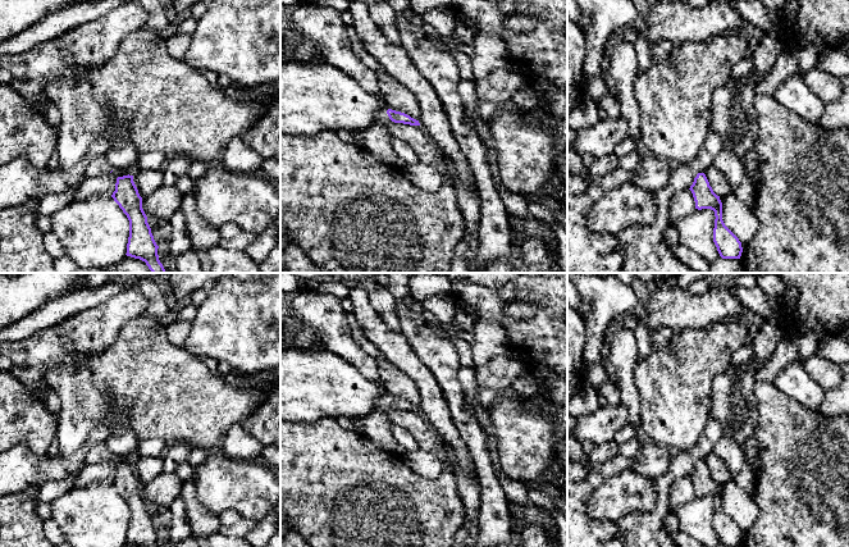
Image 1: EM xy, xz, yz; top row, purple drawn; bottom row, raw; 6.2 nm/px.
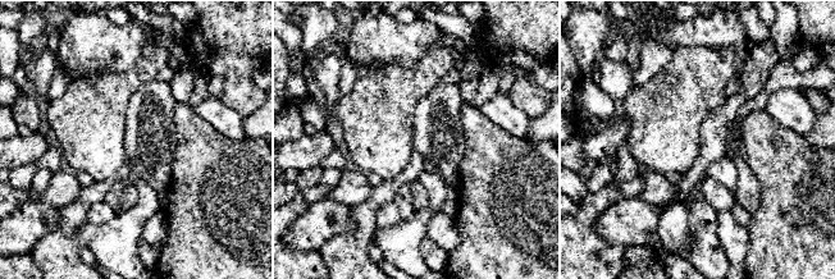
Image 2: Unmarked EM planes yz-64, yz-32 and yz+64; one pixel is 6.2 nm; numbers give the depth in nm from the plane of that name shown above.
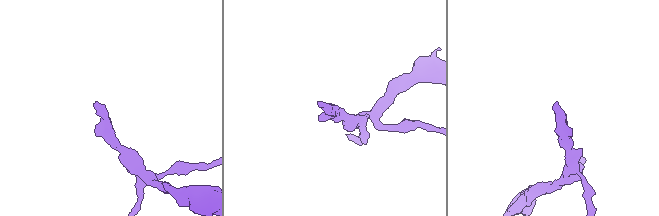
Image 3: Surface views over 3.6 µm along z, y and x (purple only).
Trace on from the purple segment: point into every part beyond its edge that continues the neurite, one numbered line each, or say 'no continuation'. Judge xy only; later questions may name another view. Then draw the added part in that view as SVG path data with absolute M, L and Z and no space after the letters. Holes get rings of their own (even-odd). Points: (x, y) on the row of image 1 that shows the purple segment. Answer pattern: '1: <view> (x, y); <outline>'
no continuation

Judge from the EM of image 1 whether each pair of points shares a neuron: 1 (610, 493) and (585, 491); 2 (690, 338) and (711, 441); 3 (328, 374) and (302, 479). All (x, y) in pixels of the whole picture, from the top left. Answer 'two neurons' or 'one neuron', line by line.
1: two neurons
2: two neurons
3: two neurons

